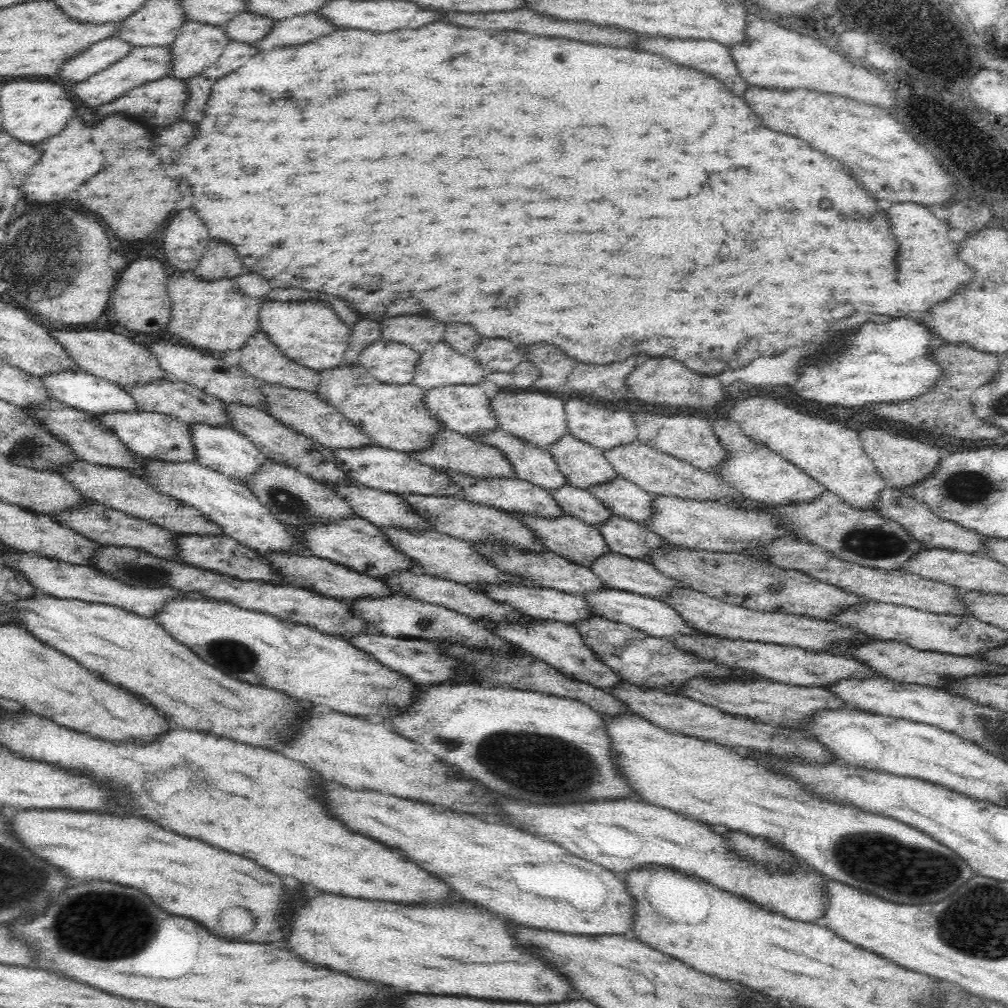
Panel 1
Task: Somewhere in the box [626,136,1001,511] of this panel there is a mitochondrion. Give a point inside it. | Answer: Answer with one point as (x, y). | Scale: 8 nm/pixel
(964, 486)

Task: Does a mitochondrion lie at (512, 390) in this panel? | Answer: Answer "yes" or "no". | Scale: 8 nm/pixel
no

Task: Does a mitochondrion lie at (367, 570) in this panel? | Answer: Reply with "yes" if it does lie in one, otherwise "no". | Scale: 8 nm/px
no

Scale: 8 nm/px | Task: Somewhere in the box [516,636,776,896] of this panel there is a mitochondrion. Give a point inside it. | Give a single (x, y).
(686, 670)

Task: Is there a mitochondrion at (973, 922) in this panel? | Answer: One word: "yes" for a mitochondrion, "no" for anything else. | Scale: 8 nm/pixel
yes

